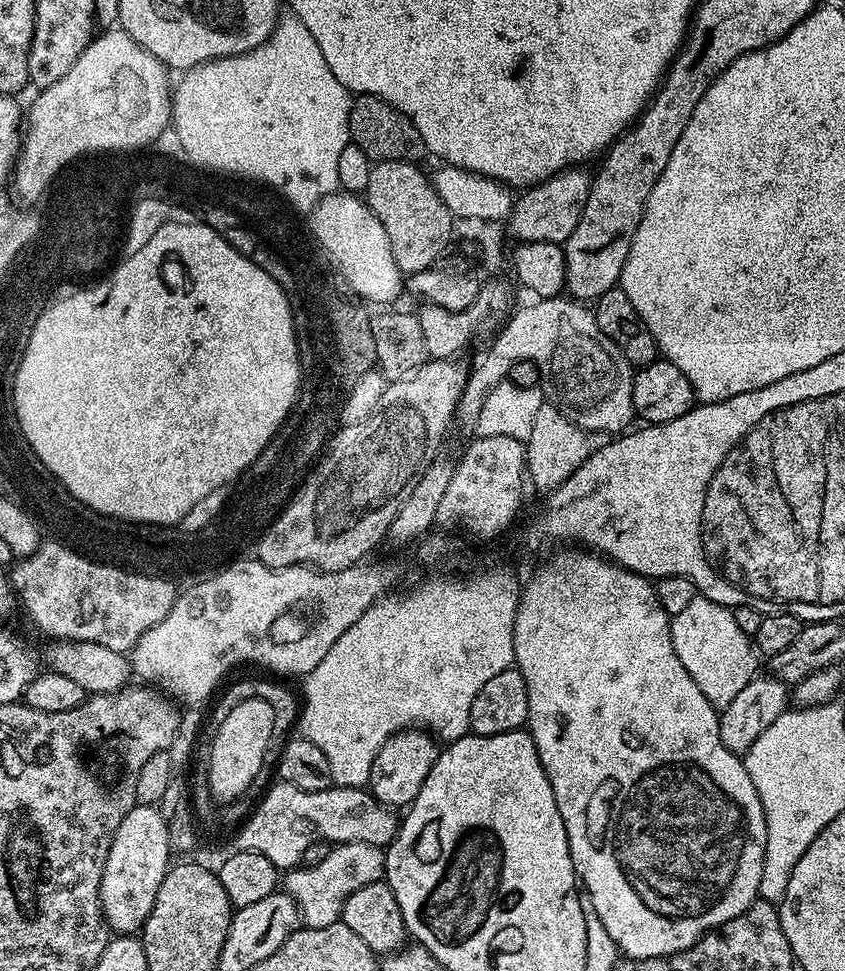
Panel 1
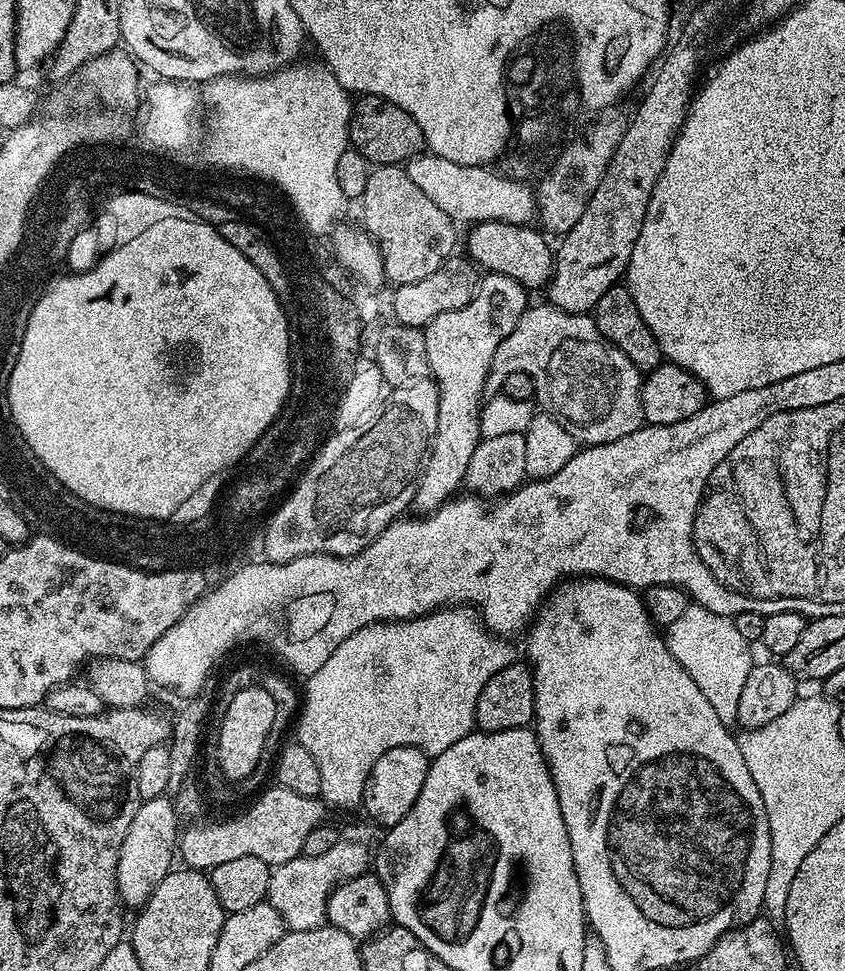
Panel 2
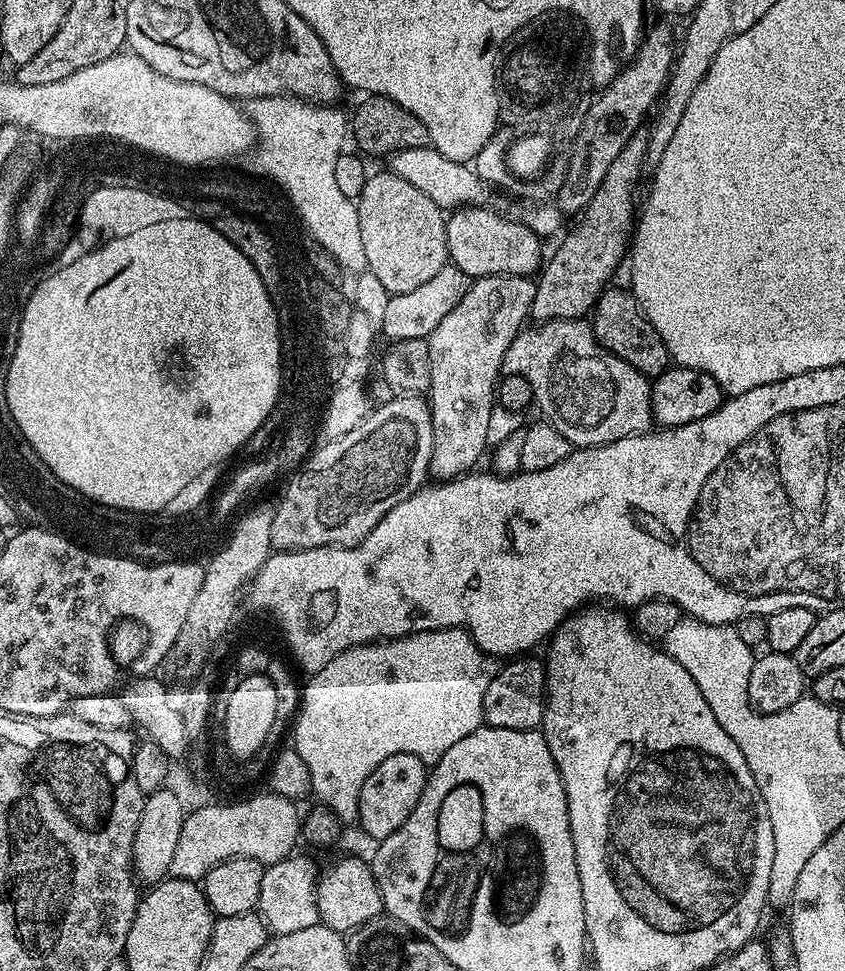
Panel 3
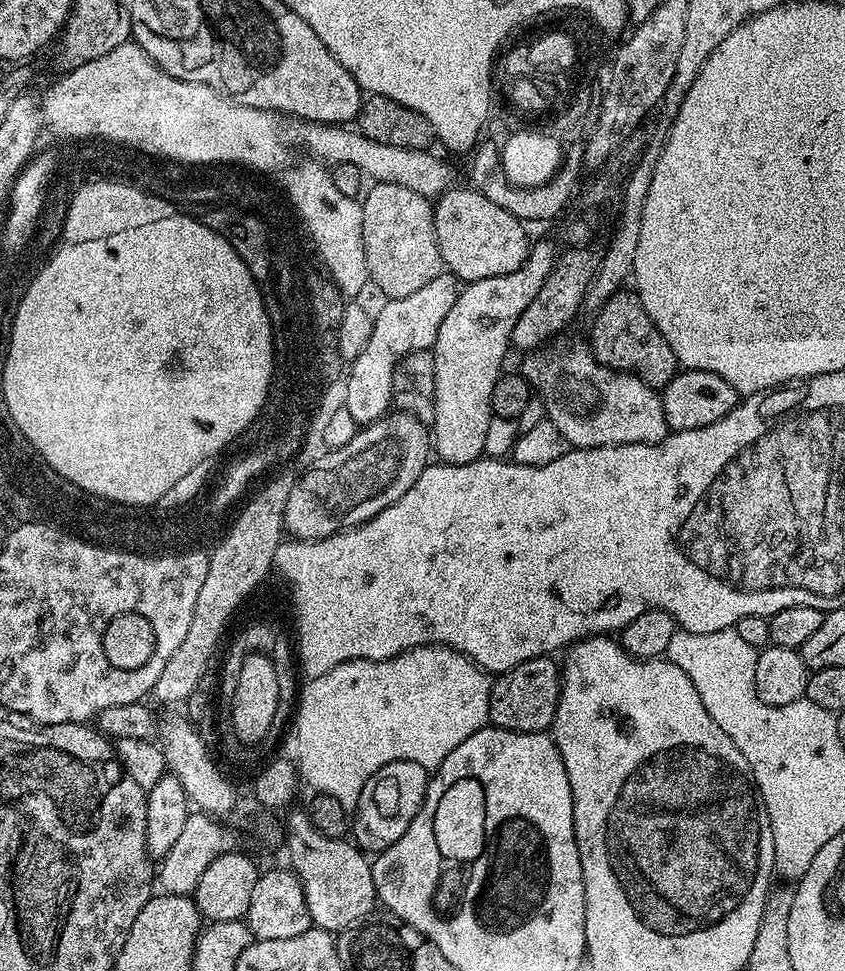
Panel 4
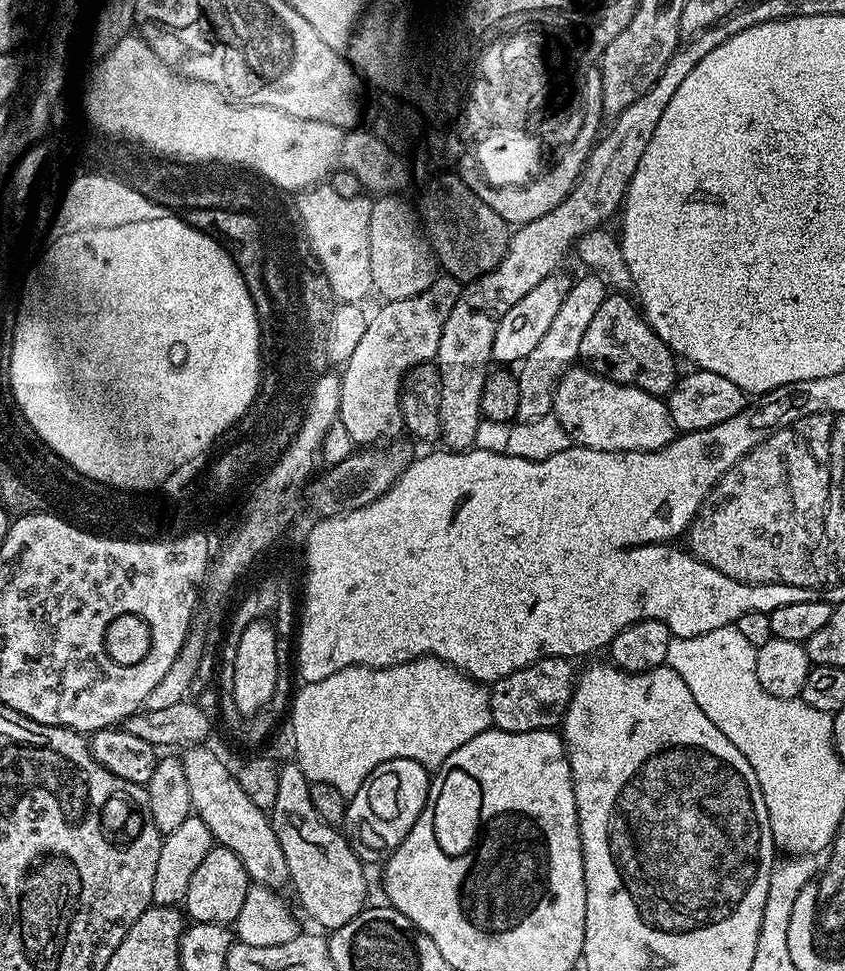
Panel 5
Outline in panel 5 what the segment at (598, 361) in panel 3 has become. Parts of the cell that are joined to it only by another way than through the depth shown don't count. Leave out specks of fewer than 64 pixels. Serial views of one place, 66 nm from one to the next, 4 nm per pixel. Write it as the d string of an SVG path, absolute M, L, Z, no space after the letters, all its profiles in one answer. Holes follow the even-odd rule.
M573 366L555 391L554 415L579 447L607 452L653 452L675 440L678 429L661 397L629 384L615 384L587 366Z

